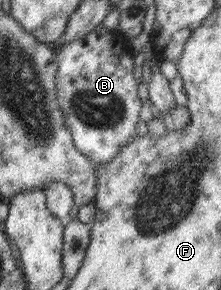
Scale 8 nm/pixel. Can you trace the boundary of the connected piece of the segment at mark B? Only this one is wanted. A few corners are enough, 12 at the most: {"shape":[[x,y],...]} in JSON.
{"shape":[[98,24],[60,49],[74,146],[110,162],[137,136],[128,38]]}

